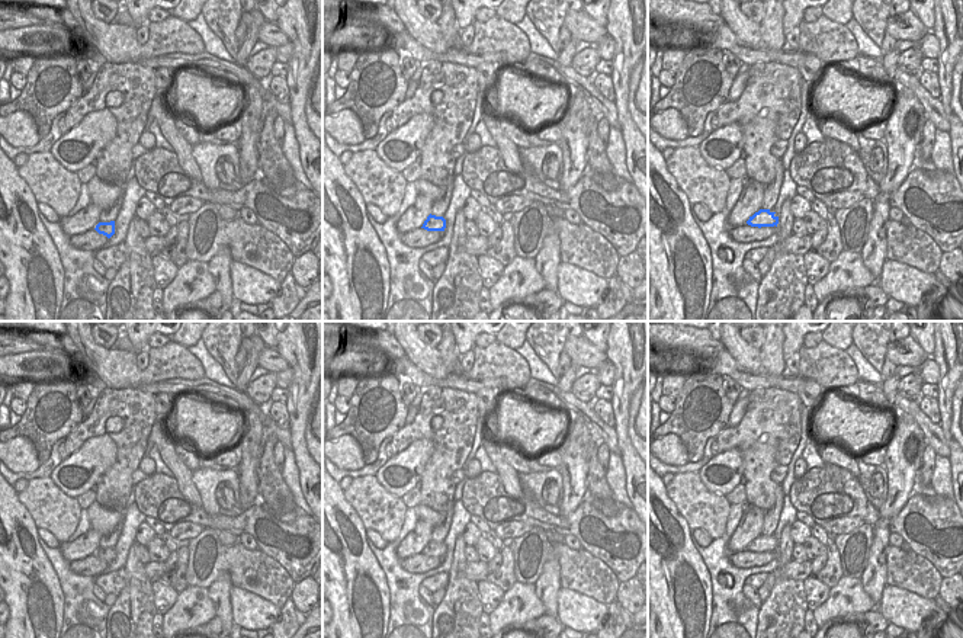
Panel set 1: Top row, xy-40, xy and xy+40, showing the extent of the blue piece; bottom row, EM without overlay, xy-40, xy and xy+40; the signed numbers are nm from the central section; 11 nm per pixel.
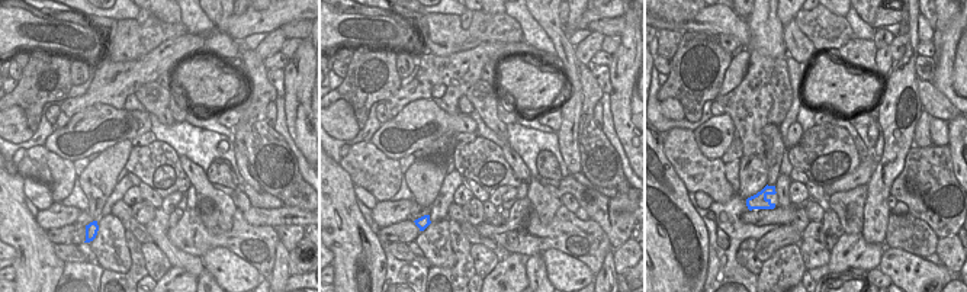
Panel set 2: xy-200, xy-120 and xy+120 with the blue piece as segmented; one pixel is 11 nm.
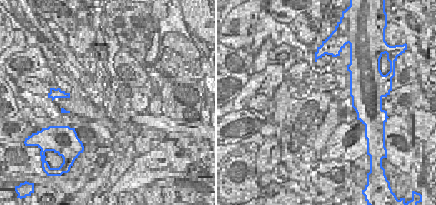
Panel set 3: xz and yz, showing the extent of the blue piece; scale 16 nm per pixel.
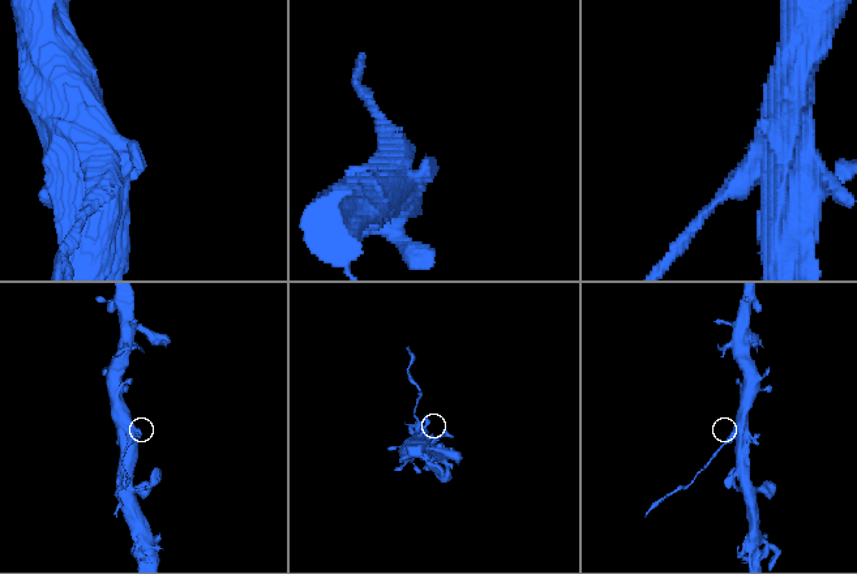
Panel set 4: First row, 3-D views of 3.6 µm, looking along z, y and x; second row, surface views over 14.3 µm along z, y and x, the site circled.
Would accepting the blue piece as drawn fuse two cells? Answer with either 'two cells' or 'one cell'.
two cells

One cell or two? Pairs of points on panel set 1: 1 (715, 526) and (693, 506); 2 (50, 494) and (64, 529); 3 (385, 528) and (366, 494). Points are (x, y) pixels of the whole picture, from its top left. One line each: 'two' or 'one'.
1: one
2: one
3: one

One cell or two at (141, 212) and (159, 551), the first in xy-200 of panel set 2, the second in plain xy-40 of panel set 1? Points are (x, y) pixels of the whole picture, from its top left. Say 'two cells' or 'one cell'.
one cell

